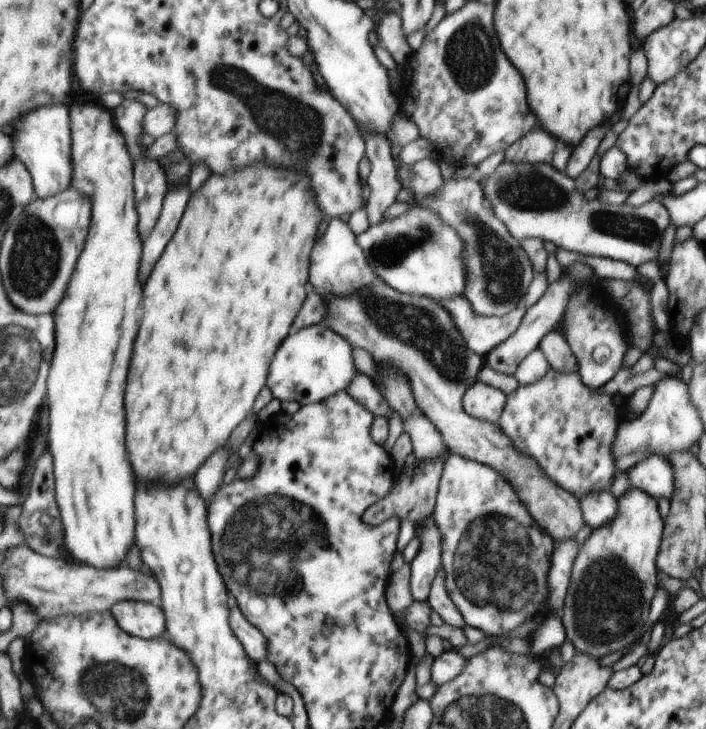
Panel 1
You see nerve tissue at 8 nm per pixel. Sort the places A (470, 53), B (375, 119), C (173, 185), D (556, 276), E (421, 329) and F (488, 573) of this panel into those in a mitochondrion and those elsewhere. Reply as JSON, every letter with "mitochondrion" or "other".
{"A":"mitochondrion","B":"other","C":"other","D":"other","E":"mitochondrion","F":"mitochondrion"}

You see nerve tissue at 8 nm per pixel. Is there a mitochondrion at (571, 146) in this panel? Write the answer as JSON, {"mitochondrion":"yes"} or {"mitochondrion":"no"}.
{"mitochondrion":"no"}

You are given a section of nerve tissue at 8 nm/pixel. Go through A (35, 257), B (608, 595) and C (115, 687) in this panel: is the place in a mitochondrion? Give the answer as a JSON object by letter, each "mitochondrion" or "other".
{"A":"mitochondrion","B":"mitochondrion","C":"mitochondrion"}

